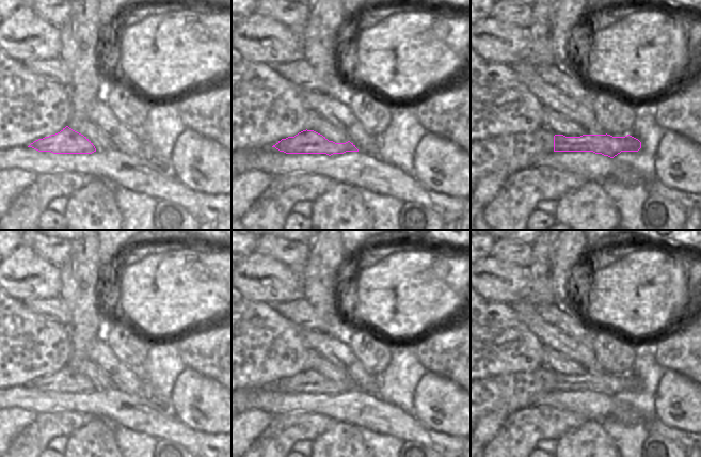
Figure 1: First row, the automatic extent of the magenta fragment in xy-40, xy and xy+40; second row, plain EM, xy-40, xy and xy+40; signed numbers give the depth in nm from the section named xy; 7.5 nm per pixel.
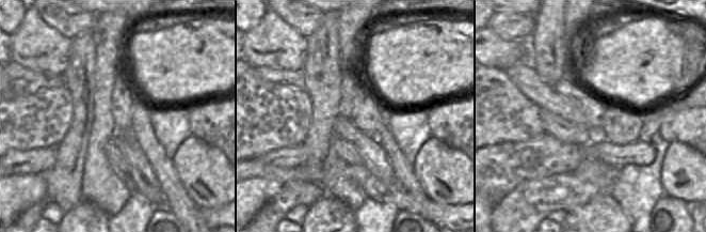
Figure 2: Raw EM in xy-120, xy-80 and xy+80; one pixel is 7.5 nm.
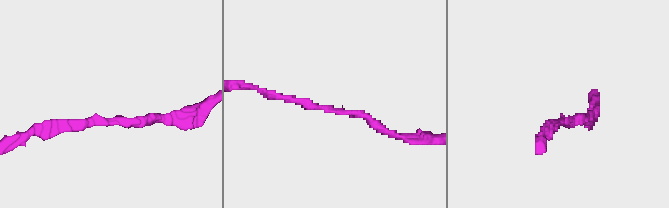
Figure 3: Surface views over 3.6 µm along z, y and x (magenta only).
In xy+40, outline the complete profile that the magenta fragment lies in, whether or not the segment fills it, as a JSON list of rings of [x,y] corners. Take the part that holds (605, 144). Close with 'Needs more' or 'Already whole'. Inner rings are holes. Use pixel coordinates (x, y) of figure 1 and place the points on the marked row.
[[[583,135],[580,137],[554,136],[554,152],[593,152],[614,158],[621,152],[638,152],[641,142],[627,135],[612,137],[610,135]]]. Already whole

